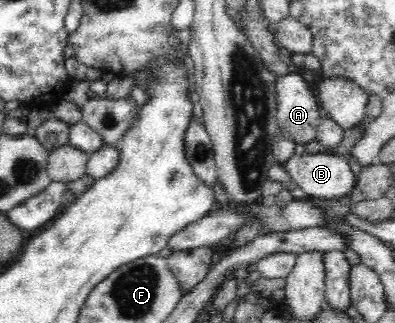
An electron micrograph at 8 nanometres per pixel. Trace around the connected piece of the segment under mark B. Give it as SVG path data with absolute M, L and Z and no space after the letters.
M304 153L290 157L282 166L282 175L287 172L311 199L338 200L356 187L347 156Z

